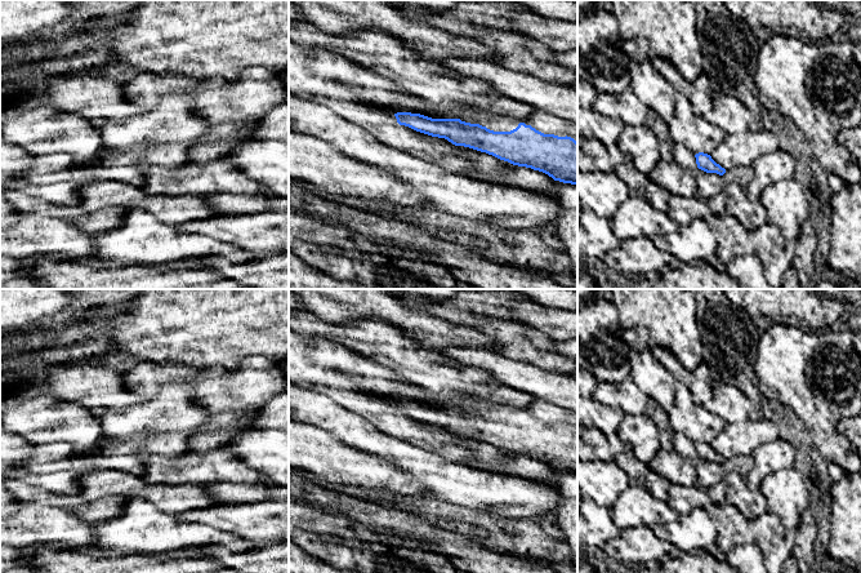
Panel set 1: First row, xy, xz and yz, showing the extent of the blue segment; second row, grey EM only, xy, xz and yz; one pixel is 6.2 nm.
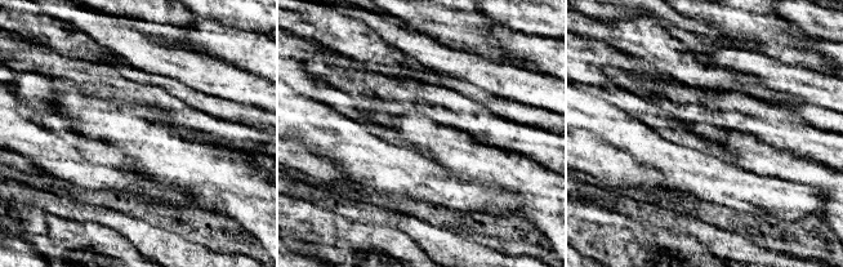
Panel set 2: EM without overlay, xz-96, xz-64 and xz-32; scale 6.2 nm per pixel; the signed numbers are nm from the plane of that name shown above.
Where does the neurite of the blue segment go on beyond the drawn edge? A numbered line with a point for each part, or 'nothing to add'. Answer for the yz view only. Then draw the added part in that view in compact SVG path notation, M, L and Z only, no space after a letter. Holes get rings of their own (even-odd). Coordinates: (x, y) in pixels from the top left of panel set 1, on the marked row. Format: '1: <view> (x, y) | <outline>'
1: yz (686, 159) | M674 145L674 161L688 172L697 169L695 154L683 145Z

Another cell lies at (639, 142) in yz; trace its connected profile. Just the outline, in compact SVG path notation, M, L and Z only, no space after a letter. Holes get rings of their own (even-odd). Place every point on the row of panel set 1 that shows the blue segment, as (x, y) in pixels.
M624 125L617 145L621 152L632 157L632 164L644 174L661 160L657 138L646 125Z

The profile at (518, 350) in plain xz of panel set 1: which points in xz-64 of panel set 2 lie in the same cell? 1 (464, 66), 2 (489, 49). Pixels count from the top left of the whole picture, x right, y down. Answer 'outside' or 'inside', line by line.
1: outside
2: inside

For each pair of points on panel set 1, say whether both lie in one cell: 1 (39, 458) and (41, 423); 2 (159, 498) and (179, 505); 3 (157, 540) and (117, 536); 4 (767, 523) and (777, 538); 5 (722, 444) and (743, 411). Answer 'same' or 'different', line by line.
1: different
2: same
3: same
4: same
5: different

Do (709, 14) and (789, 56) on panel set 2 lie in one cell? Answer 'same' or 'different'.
same

